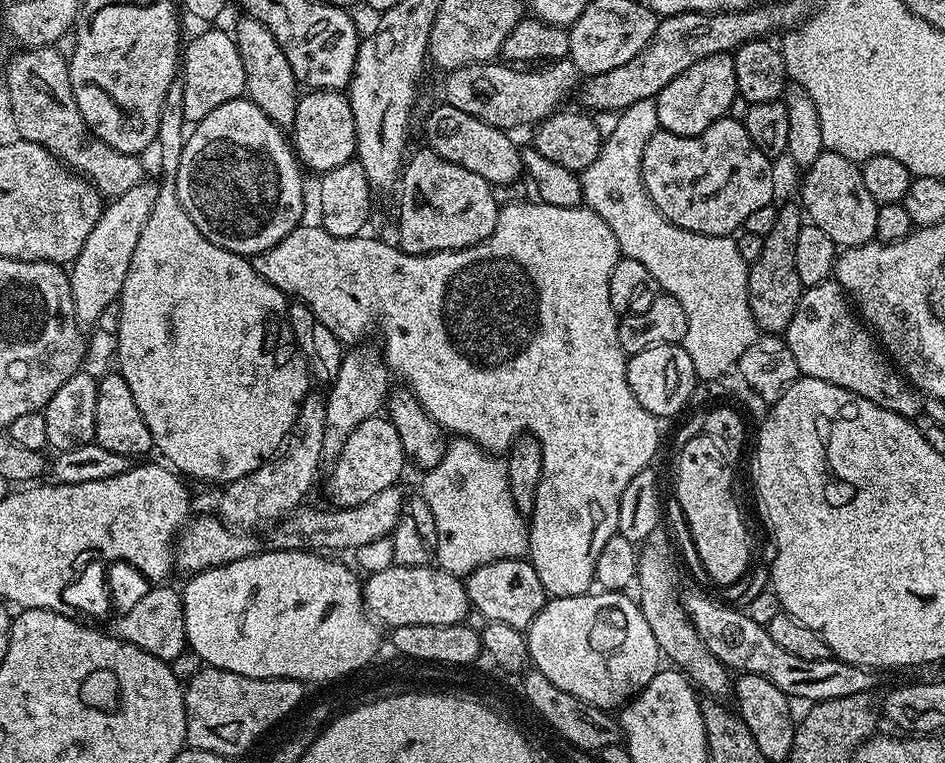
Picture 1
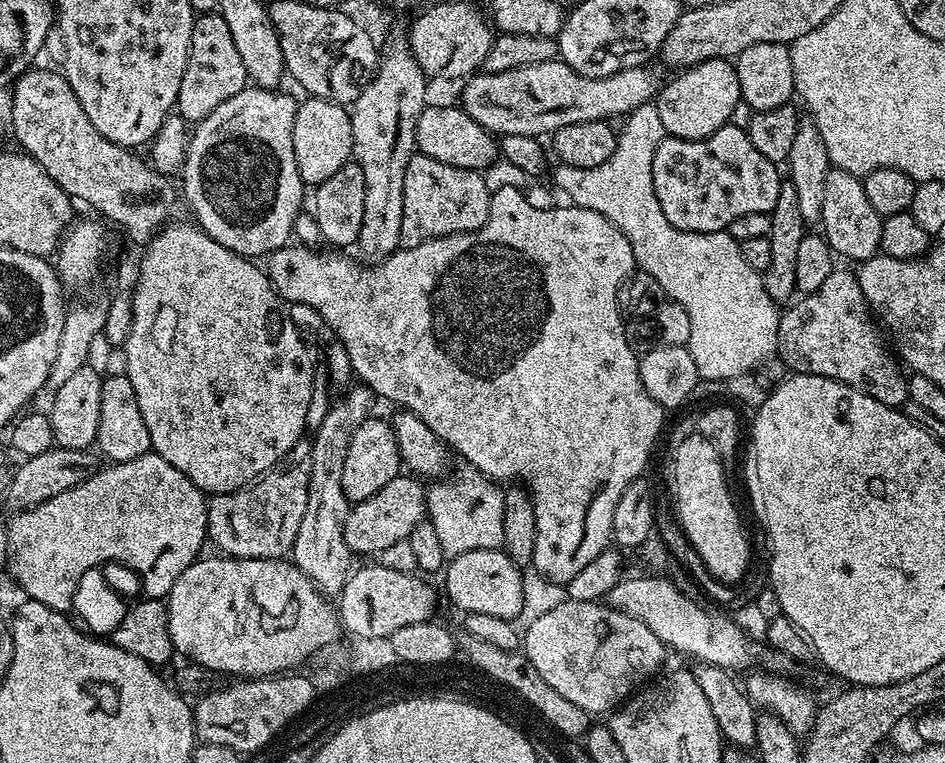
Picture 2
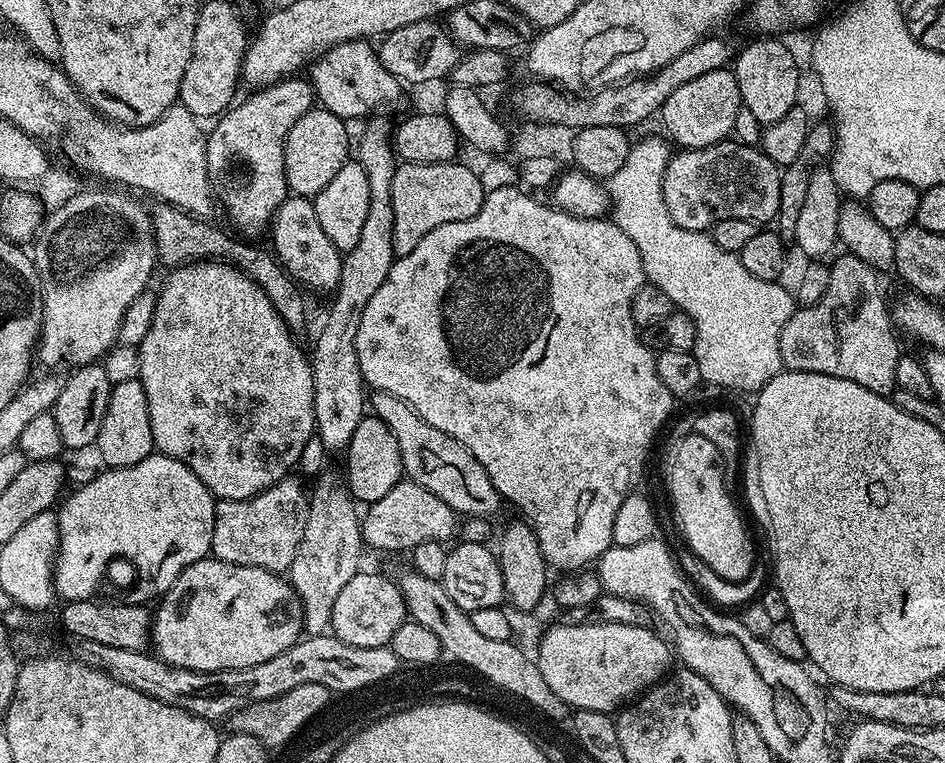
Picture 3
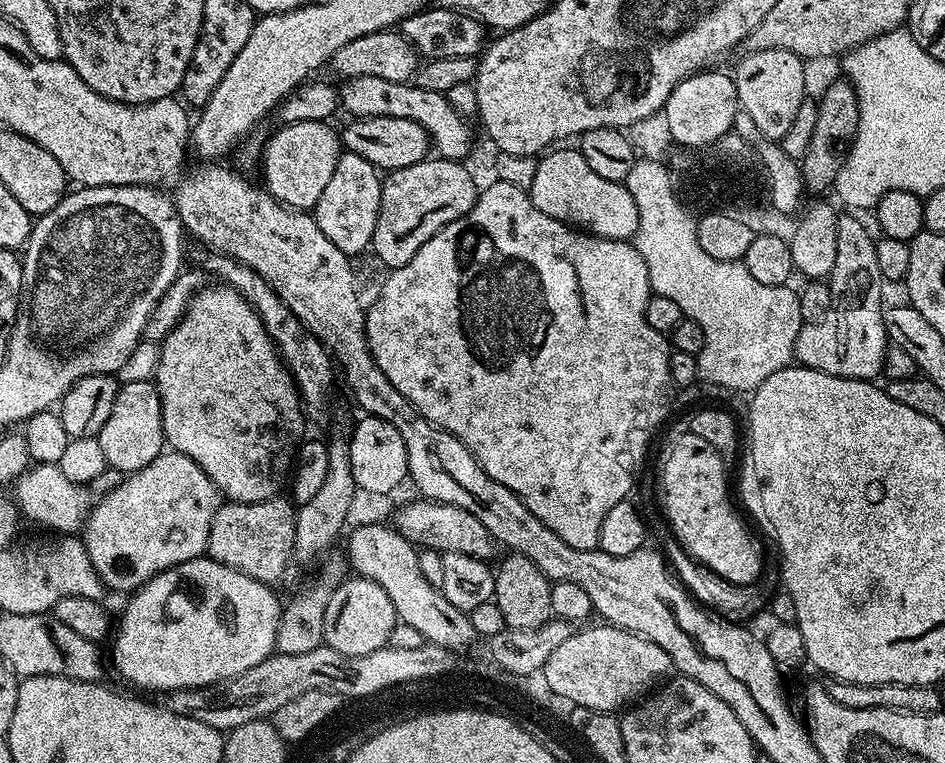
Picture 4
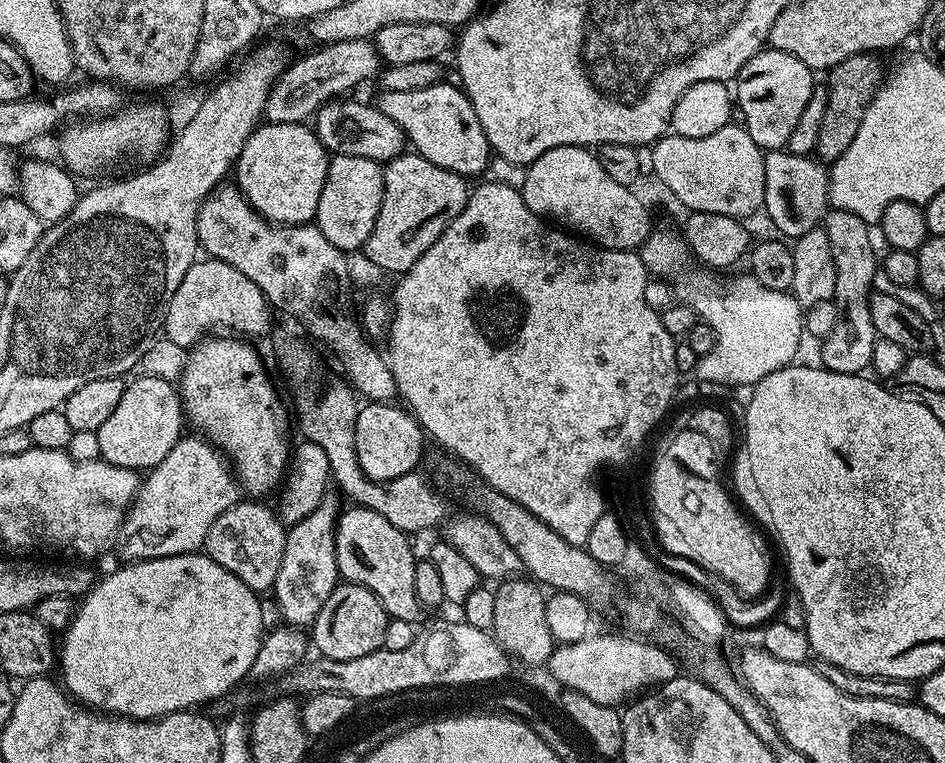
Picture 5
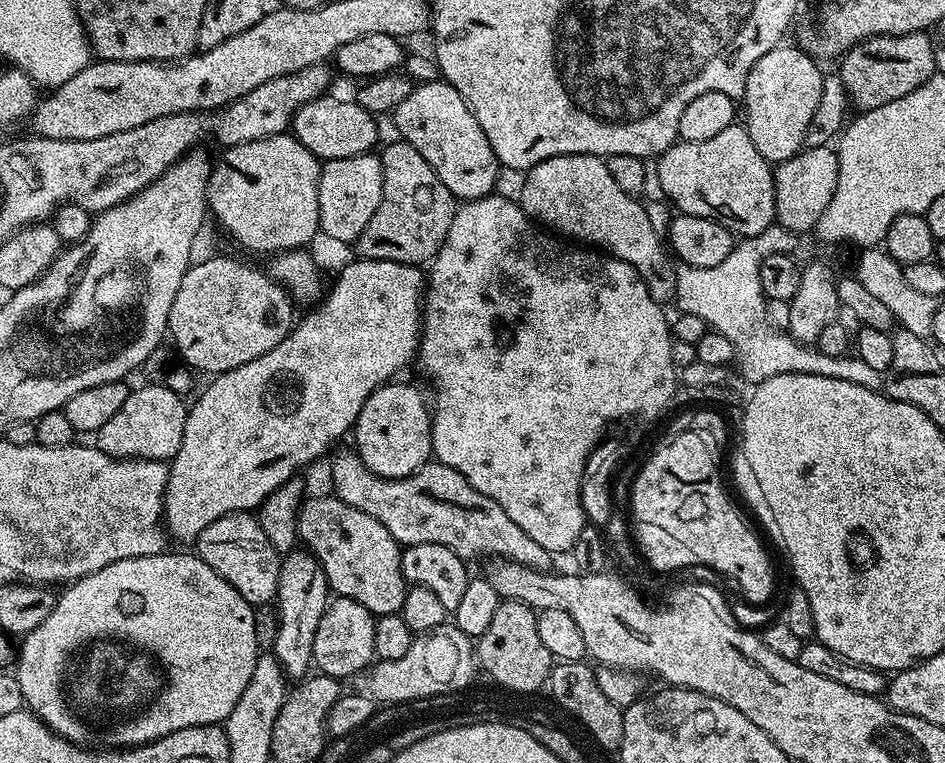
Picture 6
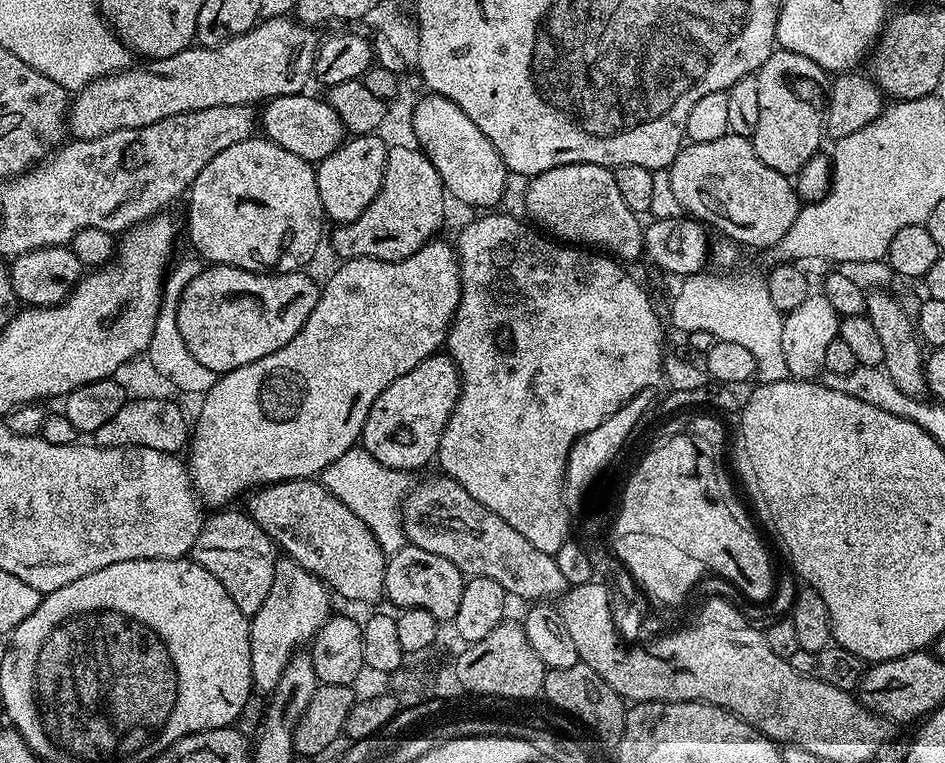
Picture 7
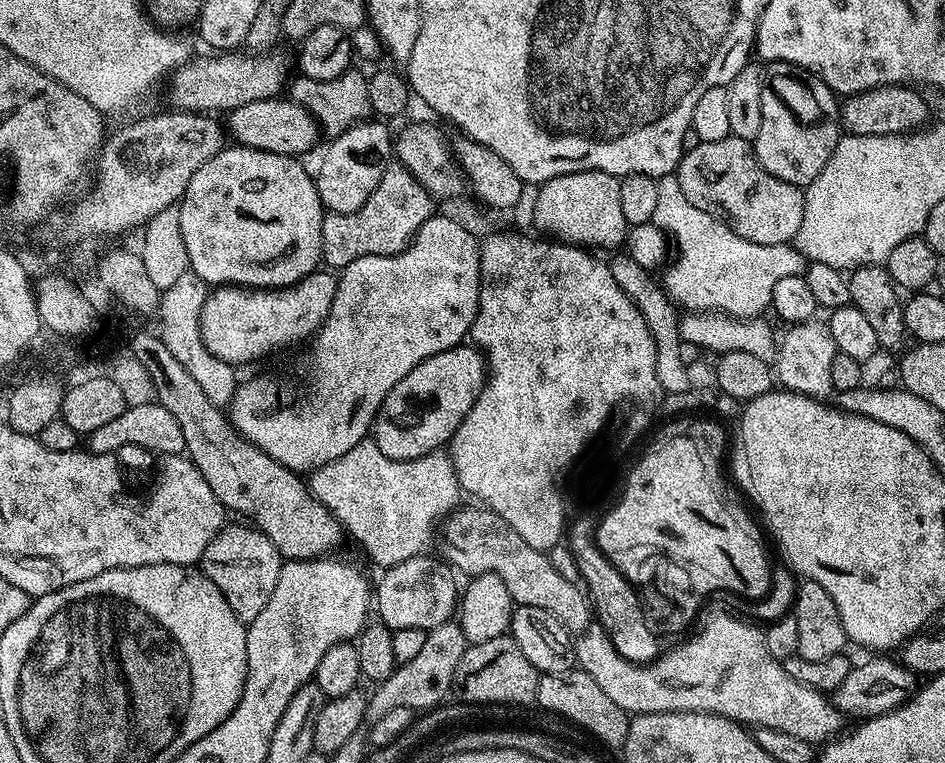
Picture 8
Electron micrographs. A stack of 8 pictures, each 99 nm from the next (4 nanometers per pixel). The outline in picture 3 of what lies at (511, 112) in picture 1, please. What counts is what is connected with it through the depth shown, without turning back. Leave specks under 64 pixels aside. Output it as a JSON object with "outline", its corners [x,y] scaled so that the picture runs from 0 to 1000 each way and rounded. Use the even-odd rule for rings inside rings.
{"outline":[[[762,46],[747,47],[730,66],[717,71],[717,76],[707,81],[703,89],[689,97],[678,98],[676,102],[666,104],[657,109],[660,110],[657,115],[639,115],[623,131],[610,131],[614,128],[606,128],[600,119],[580,107],[563,107],[567,110],[554,110],[543,123],[542,136],[559,160],[593,161],[611,170],[620,165],[650,165],[669,170],[672,163],[677,163],[689,152],[693,153],[705,134],[705,128],[709,128],[713,118],[726,113],[726,107],[734,107],[734,102],[741,101],[742,97],[751,97],[751,92],[770,89],[776,83],[781,58]]]}

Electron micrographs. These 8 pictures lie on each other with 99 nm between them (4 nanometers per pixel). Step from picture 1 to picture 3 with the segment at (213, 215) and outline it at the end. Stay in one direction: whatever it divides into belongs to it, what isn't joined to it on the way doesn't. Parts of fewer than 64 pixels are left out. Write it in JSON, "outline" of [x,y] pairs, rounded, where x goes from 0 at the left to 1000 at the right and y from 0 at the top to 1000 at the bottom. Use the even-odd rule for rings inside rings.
{"outline":[[[302,102],[294,110],[268,119],[268,126],[260,127],[255,136],[247,135],[241,145],[223,164],[224,173],[222,168],[219,174],[218,218],[224,249],[232,271],[233,267],[237,271],[238,280],[246,287],[247,296],[251,299],[249,303],[255,311],[271,312],[274,304],[283,305],[292,277],[307,256],[301,221],[301,187],[311,160],[332,140],[329,109],[325,104],[313,104],[317,102]]]}

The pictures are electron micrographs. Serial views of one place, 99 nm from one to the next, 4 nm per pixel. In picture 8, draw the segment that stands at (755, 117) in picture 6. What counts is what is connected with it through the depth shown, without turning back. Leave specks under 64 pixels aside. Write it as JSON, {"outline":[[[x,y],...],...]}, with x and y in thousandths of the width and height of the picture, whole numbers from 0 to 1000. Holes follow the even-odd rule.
{"outline":[[[852,98],[851,105],[830,105],[825,110],[825,121],[817,115],[808,115],[804,121],[804,164],[800,168],[798,193],[804,216],[819,233],[828,233],[828,239],[854,244],[870,228],[870,218],[878,212],[878,202],[883,202],[883,191],[891,177],[887,161],[887,131],[877,115],[865,100]]]}

